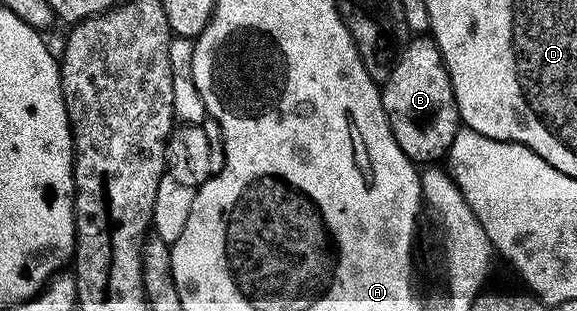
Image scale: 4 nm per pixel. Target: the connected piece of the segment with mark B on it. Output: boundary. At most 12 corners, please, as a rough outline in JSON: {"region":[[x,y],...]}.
{"region":[[434,38],[404,45],[381,93],[416,164],[446,159],[461,123]]}

